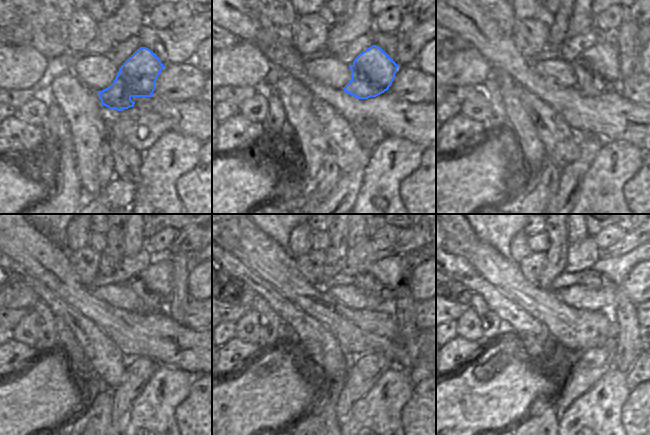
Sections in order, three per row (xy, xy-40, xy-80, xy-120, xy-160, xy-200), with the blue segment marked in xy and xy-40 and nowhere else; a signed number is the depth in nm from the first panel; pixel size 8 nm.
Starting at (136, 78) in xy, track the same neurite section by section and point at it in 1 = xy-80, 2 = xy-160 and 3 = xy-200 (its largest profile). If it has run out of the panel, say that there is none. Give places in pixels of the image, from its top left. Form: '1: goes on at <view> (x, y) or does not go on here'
1: goes on at xy-80 (597, 70)
2: goes on at xy-160 (384, 277)
3: goes on at xy-200 (612, 272)

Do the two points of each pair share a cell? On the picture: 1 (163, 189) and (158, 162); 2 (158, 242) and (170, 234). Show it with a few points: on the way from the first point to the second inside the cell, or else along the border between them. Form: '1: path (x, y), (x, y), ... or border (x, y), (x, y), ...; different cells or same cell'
1: path (158, 182), (158, 169); same cell
2: path (161, 242), (167, 237); same cell

